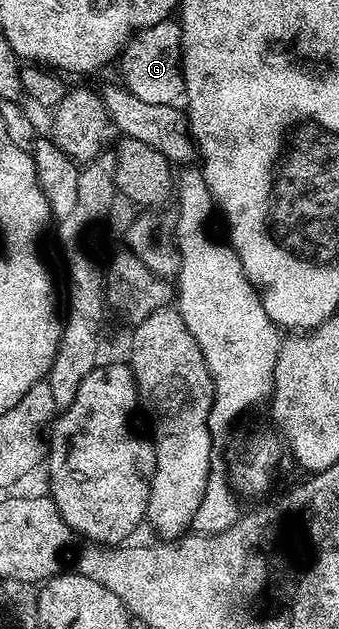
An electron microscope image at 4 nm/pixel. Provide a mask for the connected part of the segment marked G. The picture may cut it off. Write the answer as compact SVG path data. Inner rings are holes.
M169 18L139 32L128 42L119 58L122 84L145 103L176 104L184 94L181 71L182 31L180 24Z

